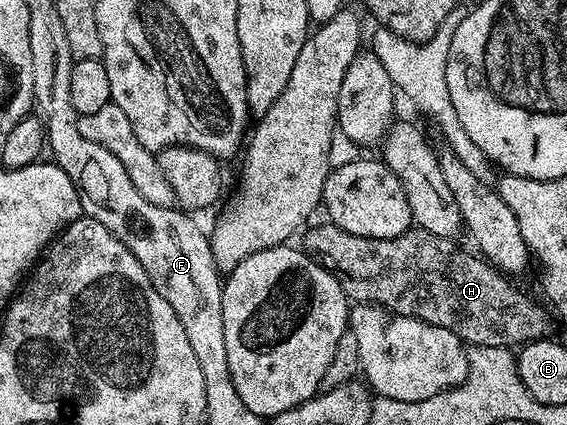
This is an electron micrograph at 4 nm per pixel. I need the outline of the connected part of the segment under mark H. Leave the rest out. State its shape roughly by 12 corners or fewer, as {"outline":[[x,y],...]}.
{"outline":[[414,225],[307,226],[347,300],[518,349],[550,319],[485,258]]}

